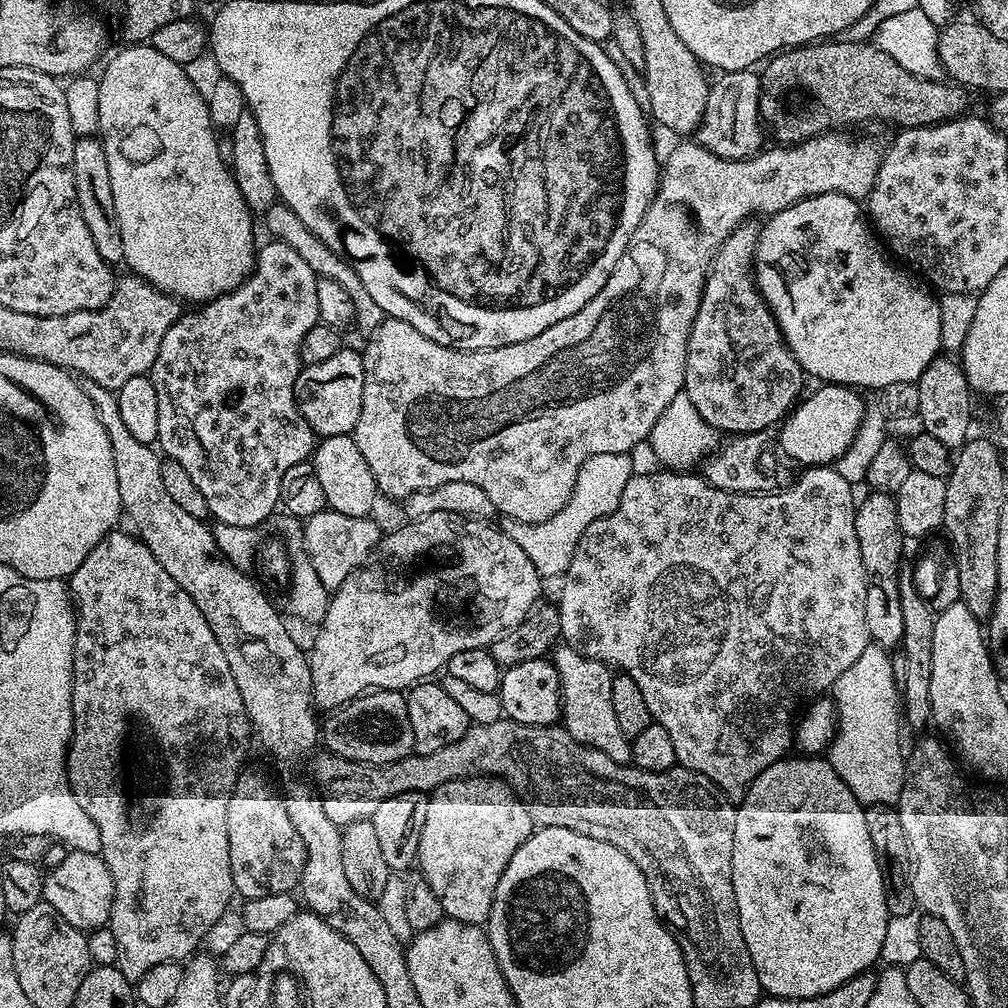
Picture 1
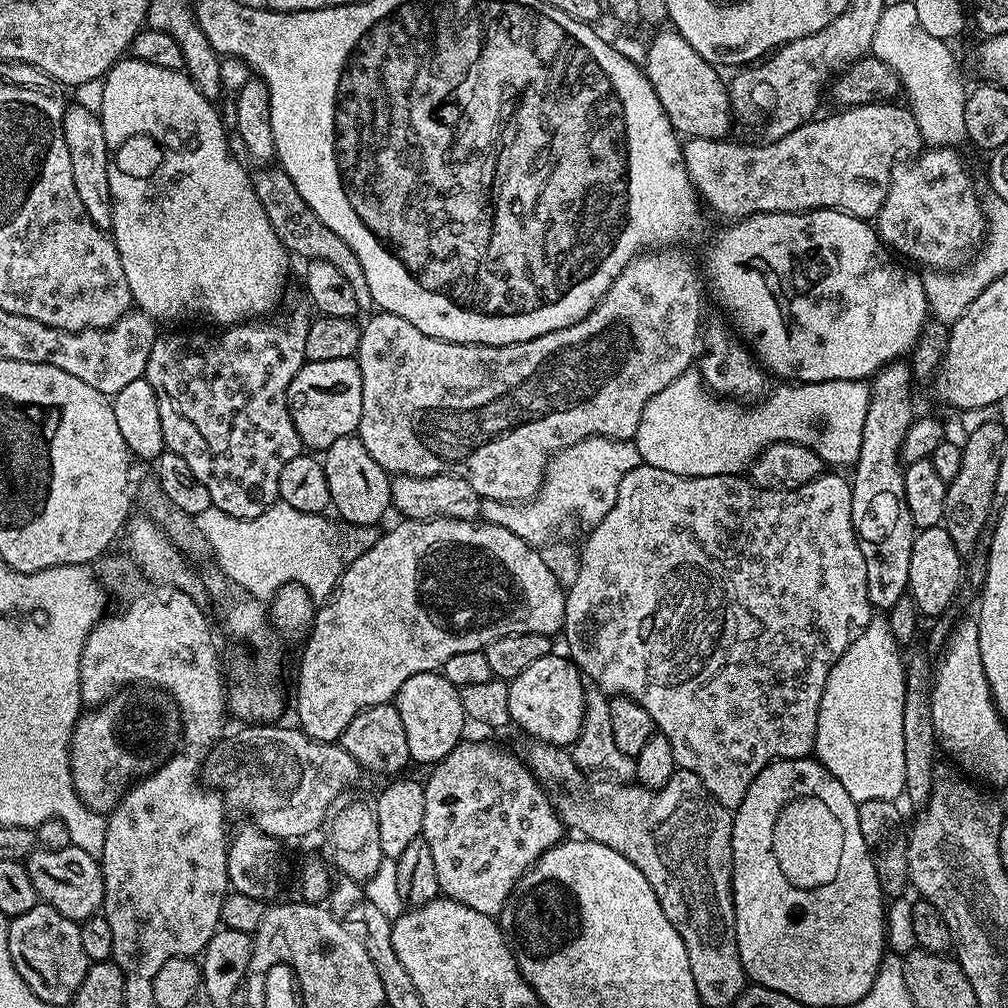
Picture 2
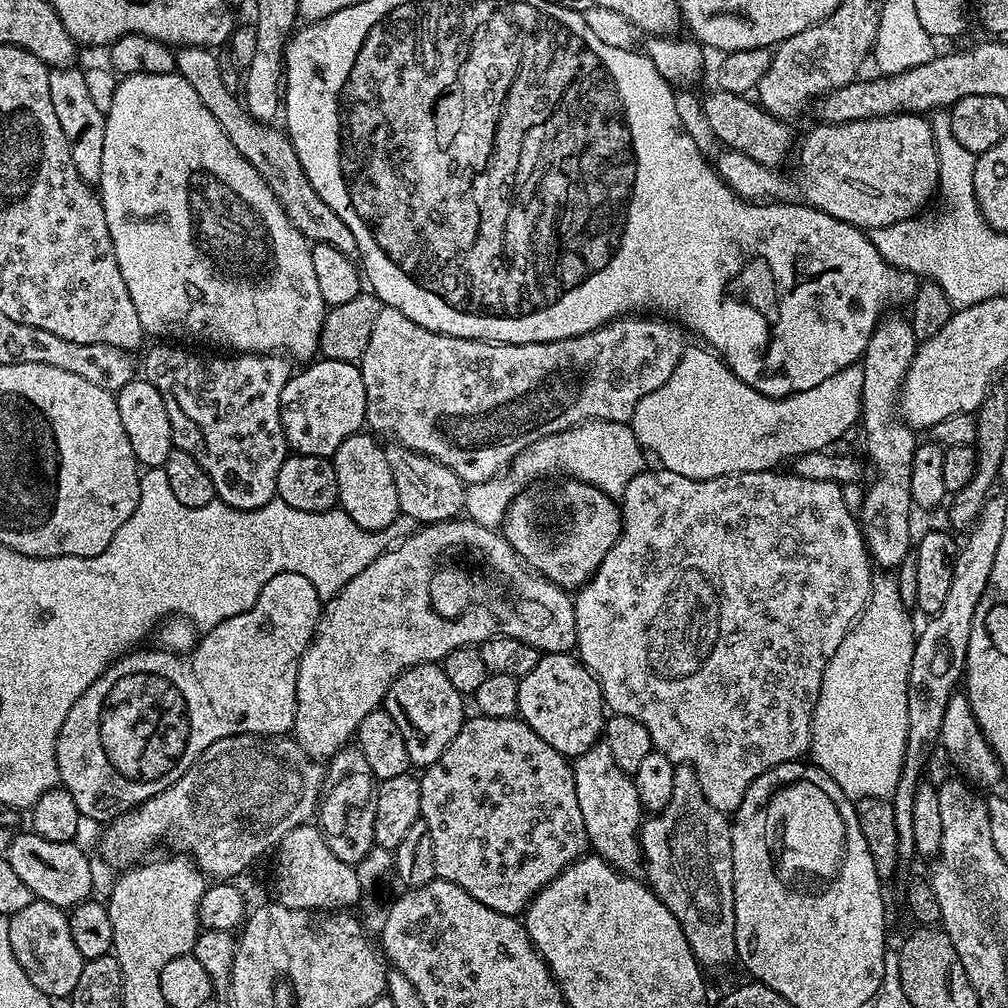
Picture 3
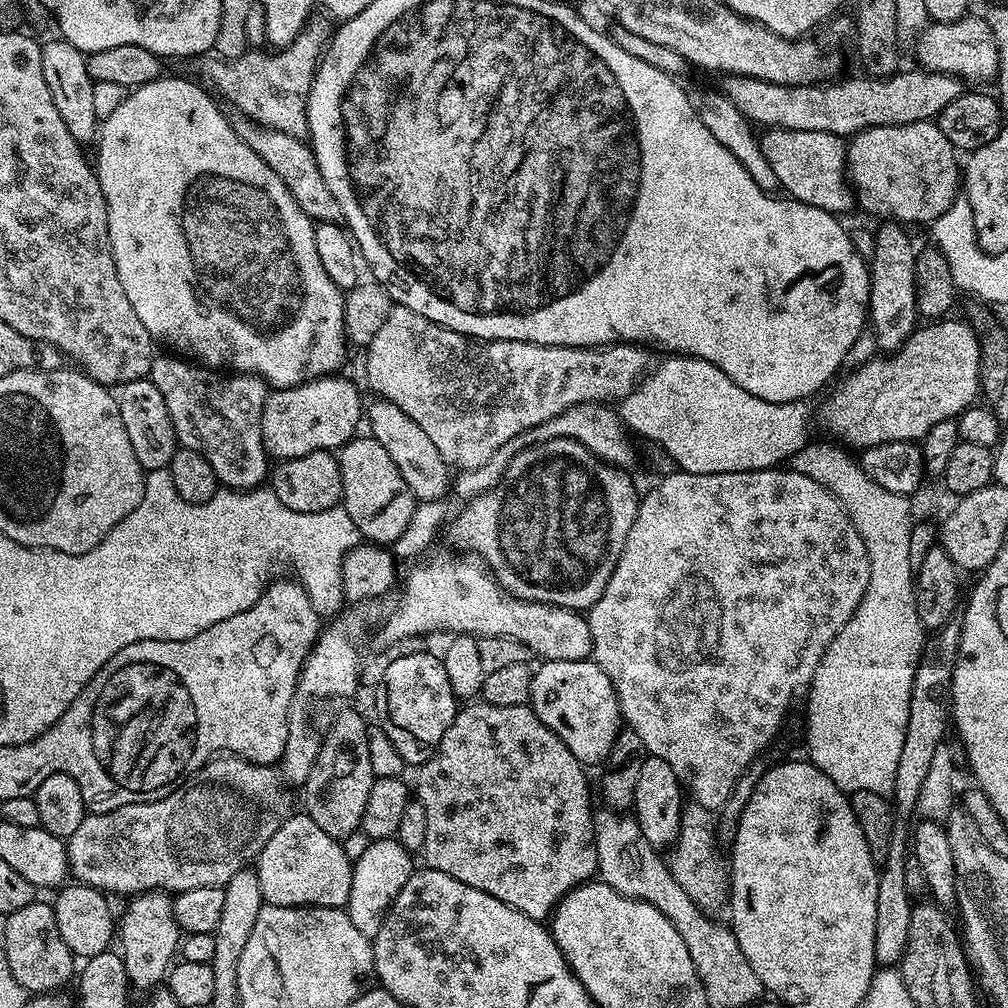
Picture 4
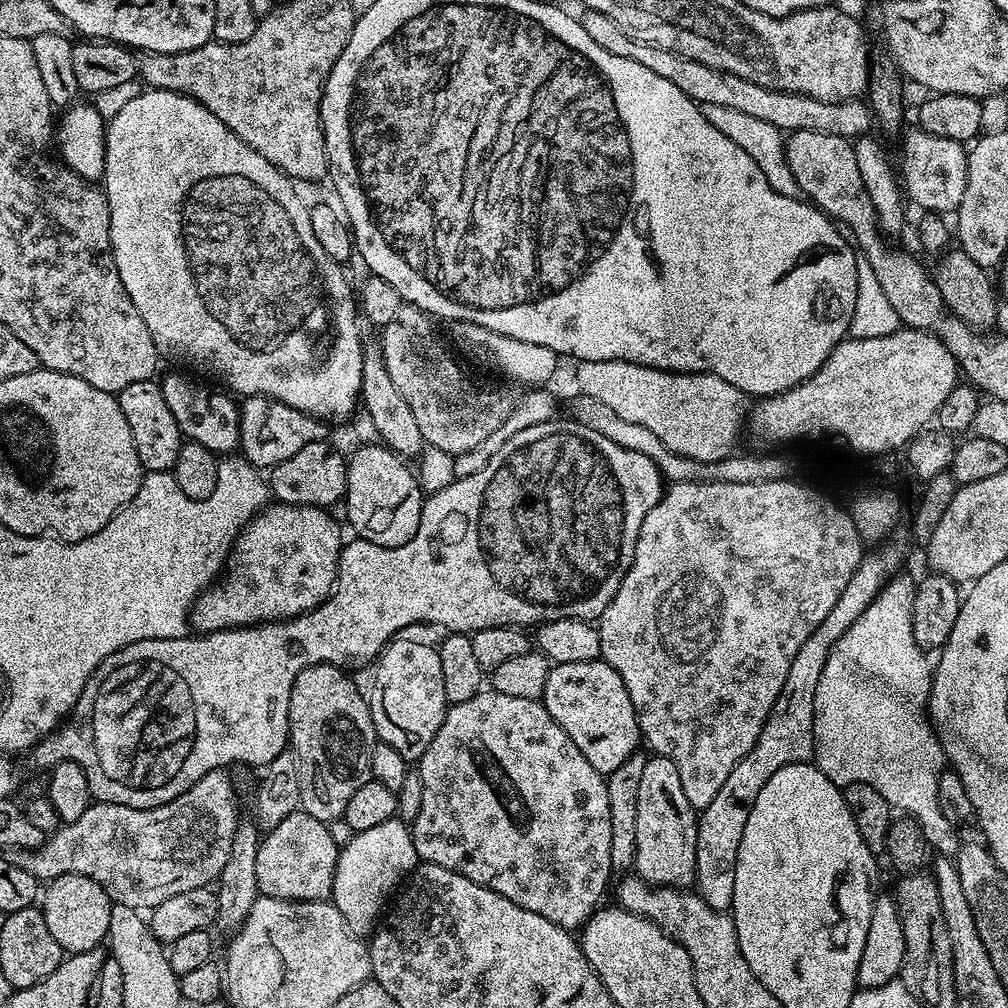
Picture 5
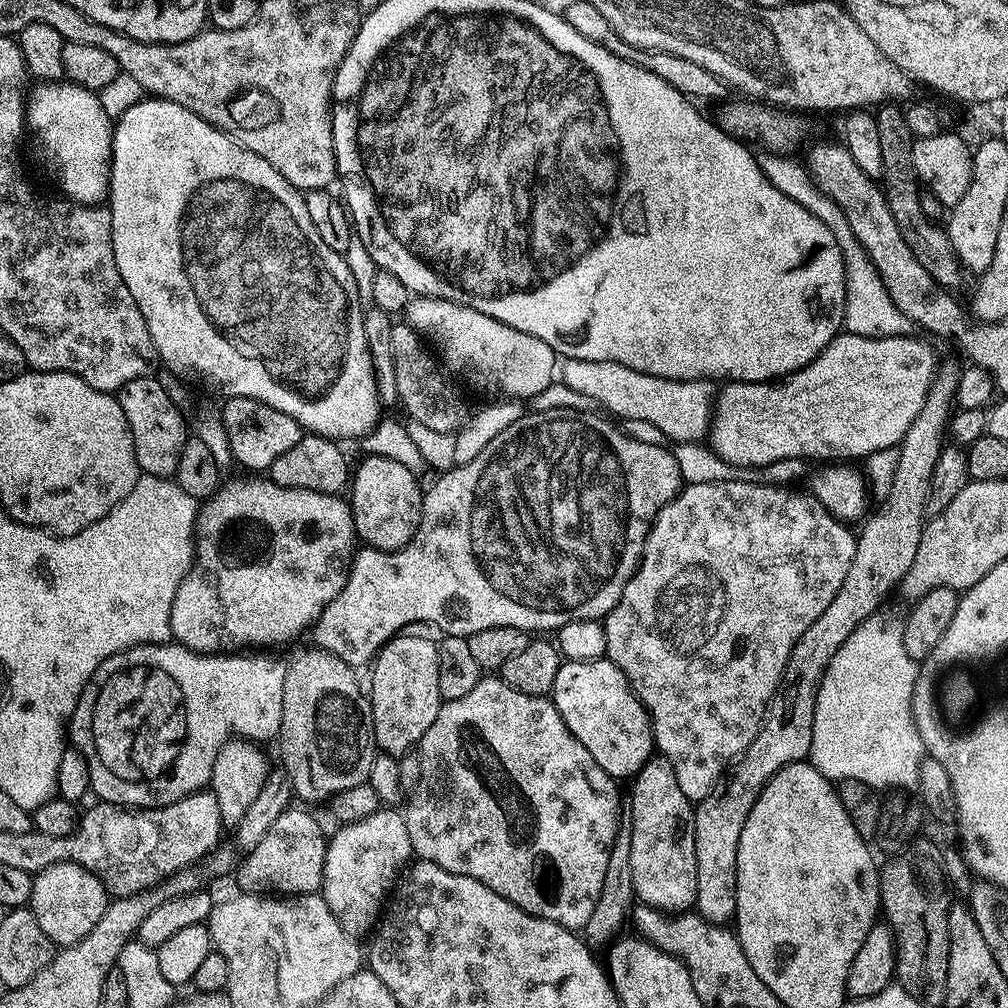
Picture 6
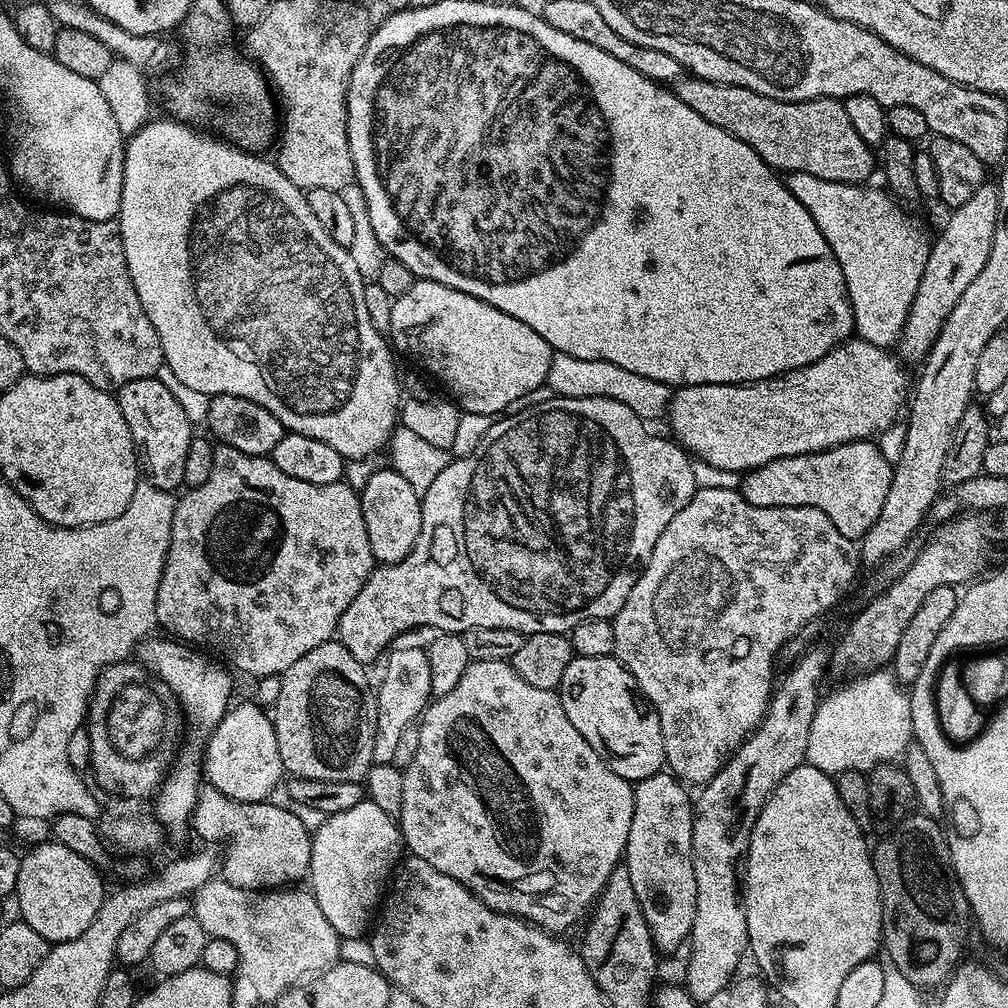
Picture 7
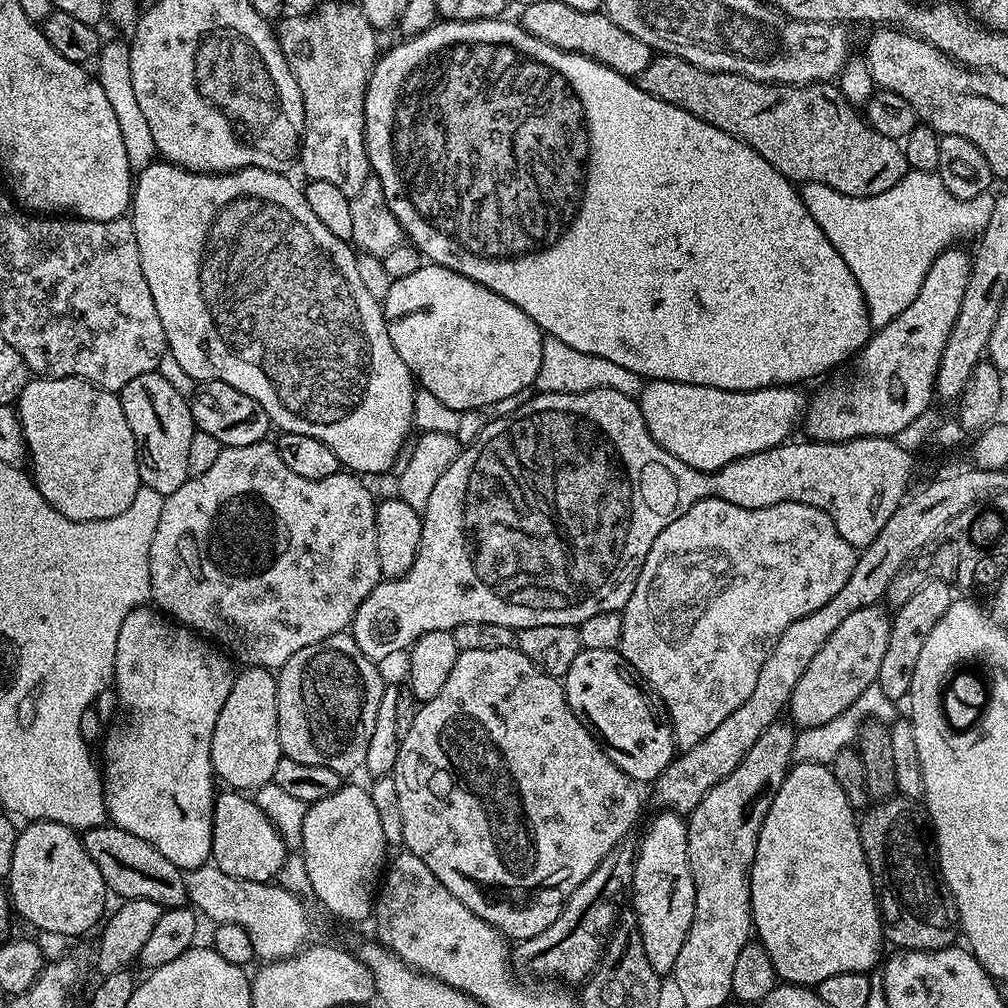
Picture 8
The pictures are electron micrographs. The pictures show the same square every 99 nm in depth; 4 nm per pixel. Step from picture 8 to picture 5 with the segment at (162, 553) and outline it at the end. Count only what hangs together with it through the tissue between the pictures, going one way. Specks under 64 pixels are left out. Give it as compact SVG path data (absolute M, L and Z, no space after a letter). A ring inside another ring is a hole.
M272 502L263 510L256 513L239 536L236 537L236 543L232 546L232 551L228 553L226 567L223 569L222 575L218 582L213 583L211 587L200 593L200 597L192 603L190 613L190 624L197 633L220 632L223 628L246 628L253 624L270 624L281 620L293 620L296 616L303 616L305 612L311 612L313 608L317 608L319 604L324 603L329 596L332 595L336 586L336 571L340 565L340 549L342 547L342 539L340 540L340 528L334 521L328 517L329 513L322 508L314 506L298 506L297 504L281 504Z

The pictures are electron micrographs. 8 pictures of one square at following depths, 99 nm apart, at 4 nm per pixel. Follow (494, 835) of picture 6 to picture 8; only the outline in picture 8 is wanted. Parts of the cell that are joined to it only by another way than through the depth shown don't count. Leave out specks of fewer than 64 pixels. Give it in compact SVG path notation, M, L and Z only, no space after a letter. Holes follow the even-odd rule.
M513 646L502 650L466 650L460 651L454 662L454 670L450 670L450 678L434 694L434 698L420 704L418 714L414 714L414 727L400 741L398 762L394 779L398 786L398 803L402 806L402 838L403 847L413 852L430 870L434 878L462 902L462 906L470 906L478 918L482 918L490 926L494 926L501 934L512 942L529 940L542 930L546 930L562 914L570 894L594 874L594 870L615 850L616 845L625 839L624 836L636 824L640 816L640 792L637 781L631 780L604 753L599 740L588 731L570 710L566 702L563 683L557 677L548 676L537 664L530 662L519 647Z

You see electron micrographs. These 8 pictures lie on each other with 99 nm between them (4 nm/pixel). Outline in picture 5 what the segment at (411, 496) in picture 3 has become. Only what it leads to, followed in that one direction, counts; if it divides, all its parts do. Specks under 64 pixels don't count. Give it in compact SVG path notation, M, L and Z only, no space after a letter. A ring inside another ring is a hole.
M365 335L362 343L364 353L362 354L362 386L359 399L362 401L363 411L370 414L379 439L387 447L405 458L419 457L425 448L422 430L418 430L418 421L414 419L410 406L406 406L406 398L402 398L402 394L398 394L394 381L390 379L390 373L386 370L386 362L382 358L379 335Z

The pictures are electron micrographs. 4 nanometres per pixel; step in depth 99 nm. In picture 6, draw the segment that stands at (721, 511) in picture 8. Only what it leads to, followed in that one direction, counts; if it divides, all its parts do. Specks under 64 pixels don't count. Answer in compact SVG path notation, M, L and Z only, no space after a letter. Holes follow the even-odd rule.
M710 482L709 484L690 484L681 487L680 493L666 505L653 521L649 534L644 539L644 554L636 572L626 582L622 590L622 598L609 610L602 620L606 634L606 656L613 660L626 674L636 696L644 704L648 716L652 720L652 738L654 748L659 755L668 759L674 766L674 774L678 777L678 786L682 794L693 802L704 800L712 793L712 787L719 782L722 773L745 752L754 742L758 730L764 725L764 715L776 687L780 685L782 674L788 665L790 650L794 650L794 642L806 634L806 626L830 606L834 594L838 594L846 573L850 570L850 561L854 558L856 536L845 521L837 520L818 502L815 496L791 496L784 486L771 484L751 484L750 482Z

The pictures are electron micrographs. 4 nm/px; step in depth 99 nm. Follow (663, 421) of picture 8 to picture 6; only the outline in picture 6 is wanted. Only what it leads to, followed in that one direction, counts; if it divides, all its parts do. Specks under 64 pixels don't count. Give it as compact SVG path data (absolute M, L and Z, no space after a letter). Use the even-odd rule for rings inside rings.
M841 331L839 336L827 344L822 351L804 368L796 372L790 372L783 378L777 378L763 384L742 384L728 382L724 389L717 391L714 396L714 407L710 412L710 447L726 462L730 462L736 468L761 468L770 466L770 462L782 462L783 460L820 460L816 462L856 462L856 459L867 458L874 454L874 450L886 450L894 448L903 440L906 430L910 430L910 422L918 418L918 410L922 408L922 402L926 400L926 394L932 385L932 378L938 371L938 359L932 353L932 348L924 340L915 340L911 334L902 336L856 336L853 332Z

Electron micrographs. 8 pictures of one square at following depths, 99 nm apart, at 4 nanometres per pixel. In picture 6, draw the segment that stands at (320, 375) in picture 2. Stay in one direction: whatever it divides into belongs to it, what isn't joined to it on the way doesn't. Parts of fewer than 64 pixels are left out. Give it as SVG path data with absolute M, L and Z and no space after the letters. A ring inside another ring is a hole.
M230 396L223 401L222 419L226 426L228 451L232 459L244 470L266 470L278 458L278 454L286 454L306 434L290 414L282 414L282 410L274 410L254 398Z

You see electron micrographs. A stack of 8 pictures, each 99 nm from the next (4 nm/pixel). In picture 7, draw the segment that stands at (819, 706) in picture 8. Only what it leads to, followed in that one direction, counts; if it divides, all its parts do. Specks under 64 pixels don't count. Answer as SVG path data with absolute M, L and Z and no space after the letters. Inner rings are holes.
M961 514L954 520L939 525L929 544L925 543L914 558L914 562L887 588L877 591L876 597L853 618L844 632L844 637L830 652L830 668L843 678L851 678L865 672L875 672L891 661L898 641L902 638L910 618L922 604L922 598L938 586L967 585L985 571L988 547L994 536L994 524L984 514ZM981 571L981 572L980 572ZM980 572L980 573L979 573ZM968 580L968 581L967 581Z

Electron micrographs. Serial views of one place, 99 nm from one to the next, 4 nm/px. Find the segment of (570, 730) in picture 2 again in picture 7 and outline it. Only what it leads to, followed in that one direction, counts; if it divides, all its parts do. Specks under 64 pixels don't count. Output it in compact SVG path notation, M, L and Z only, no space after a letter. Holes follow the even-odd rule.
M573 655L570 666L566 666L566 674L562 674L562 682L558 689L562 702L562 710L566 710L566 718L574 725L574 730L598 750L598 754L622 778L629 782L645 780L665 767L664 743L662 742L662 726L658 722L658 714L651 702L640 693L638 682L630 670L616 659L615 655L602 658L586 658Z

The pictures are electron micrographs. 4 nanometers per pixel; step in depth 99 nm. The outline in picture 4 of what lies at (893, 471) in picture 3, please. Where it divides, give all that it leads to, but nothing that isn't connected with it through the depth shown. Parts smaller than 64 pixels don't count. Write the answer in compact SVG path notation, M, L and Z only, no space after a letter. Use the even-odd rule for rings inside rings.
M884 222L880 229L876 232L876 249L872 252L872 260L870 256L870 263L868 264L868 281L870 282L870 294L868 295L868 319L870 321L870 336L875 340L877 349L881 353L891 354L897 352L908 339L912 337L913 332L918 327L918 313L916 310L916 275L914 274L914 266L916 265L916 254L918 251L917 245L912 245L912 240L907 236L905 229L896 222Z

